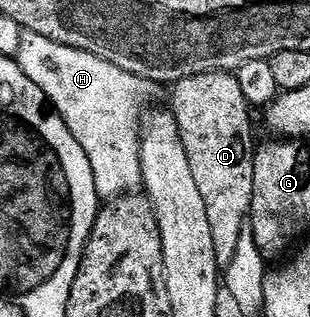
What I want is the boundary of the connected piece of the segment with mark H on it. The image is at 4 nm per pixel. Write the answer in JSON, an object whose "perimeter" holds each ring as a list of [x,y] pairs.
{"perimeter":[[[30,31],[23,33],[16,60],[23,73],[27,73],[27,77],[39,85],[50,108],[61,116],[67,129],[71,129],[75,141],[83,145],[83,153],[87,153],[87,161],[91,161],[91,173],[95,173],[98,196],[102,200],[112,201],[136,192],[142,186],[141,122],[143,112],[153,99],[154,84],[119,69],[119,65],[111,65],[111,61],[103,61],[103,57],[95,57],[95,53],[83,53],[83,49],[71,49],[67,45],[59,45],[59,41],[47,41],[47,37],[39,37],[39,33]]]}

